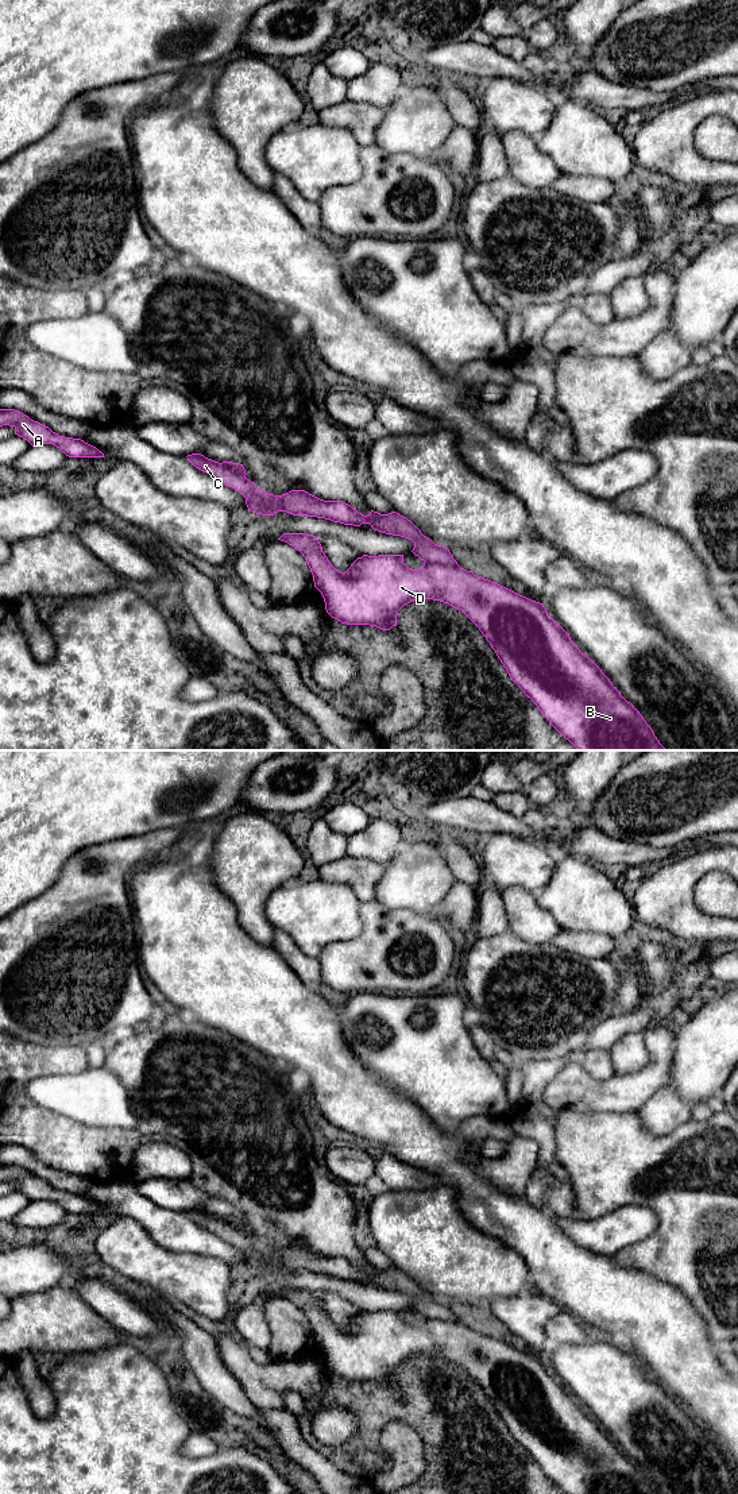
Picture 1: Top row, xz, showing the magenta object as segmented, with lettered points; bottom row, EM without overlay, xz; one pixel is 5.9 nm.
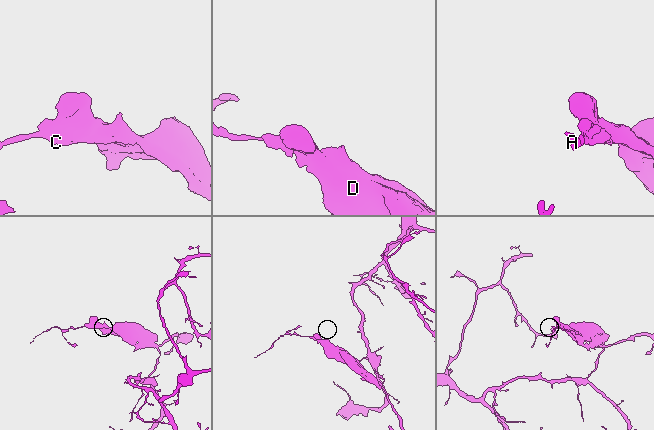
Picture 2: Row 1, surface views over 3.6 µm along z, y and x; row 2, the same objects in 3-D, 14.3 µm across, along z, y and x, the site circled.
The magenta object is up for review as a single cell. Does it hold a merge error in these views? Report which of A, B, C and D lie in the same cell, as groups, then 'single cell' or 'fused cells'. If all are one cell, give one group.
A C / B D | fused cells

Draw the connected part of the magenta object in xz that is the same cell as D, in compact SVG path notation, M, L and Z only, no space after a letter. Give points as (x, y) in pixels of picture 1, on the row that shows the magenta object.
M283 533L278 540L287 543L294 547L297 551L302 553L305 557L310 572L313 575L314 587L321 592L327 613L347 625L370 625L376 626L382 630L390 630L393 626L397 626L397 614L398 611L407 603L417 599L433 599L448 603L449 606L461 610L482 632L486 640L490 642L491 648L495 651L498 659L506 668L511 680L523 691L523 694L532 699L532 702L537 706L541 714L549 721L549 723L565 738L568 740L577 750L666 750L657 737L654 736L652 727L646 723L640 711L627 702L617 687L613 686L610 679L602 672L602 669L586 655L581 653L580 649L572 642L569 634L553 619L548 617L548 611L542 603L532 601L523 595L519 595L495 582L484 579L482 576L475 575L472 571L467 571L461 567L449 567L443 564L429 564L424 563L420 570L411 570L403 563L403 555L378 555L368 556L363 555L358 557L351 567L341 572L336 570L325 553L322 552L322 547L316 536L306 533Z

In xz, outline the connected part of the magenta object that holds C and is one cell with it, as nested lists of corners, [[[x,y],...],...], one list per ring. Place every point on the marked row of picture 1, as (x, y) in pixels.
[[[192,453],[186,458],[196,468],[243,494],[248,510],[256,514],[274,516],[278,511],[286,511],[293,516],[325,518],[344,525],[370,524],[374,530],[411,540],[414,543],[411,552],[425,563],[460,567],[447,547],[434,544],[410,520],[397,511],[380,514],[371,510],[364,516],[343,501],[324,501],[305,490],[291,490],[282,495],[268,494],[246,476],[201,453]]]

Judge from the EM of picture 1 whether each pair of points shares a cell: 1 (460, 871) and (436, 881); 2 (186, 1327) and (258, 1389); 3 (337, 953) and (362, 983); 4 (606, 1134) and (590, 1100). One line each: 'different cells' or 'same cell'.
1: different cells
2: different cells
3: same cell
4: different cells

